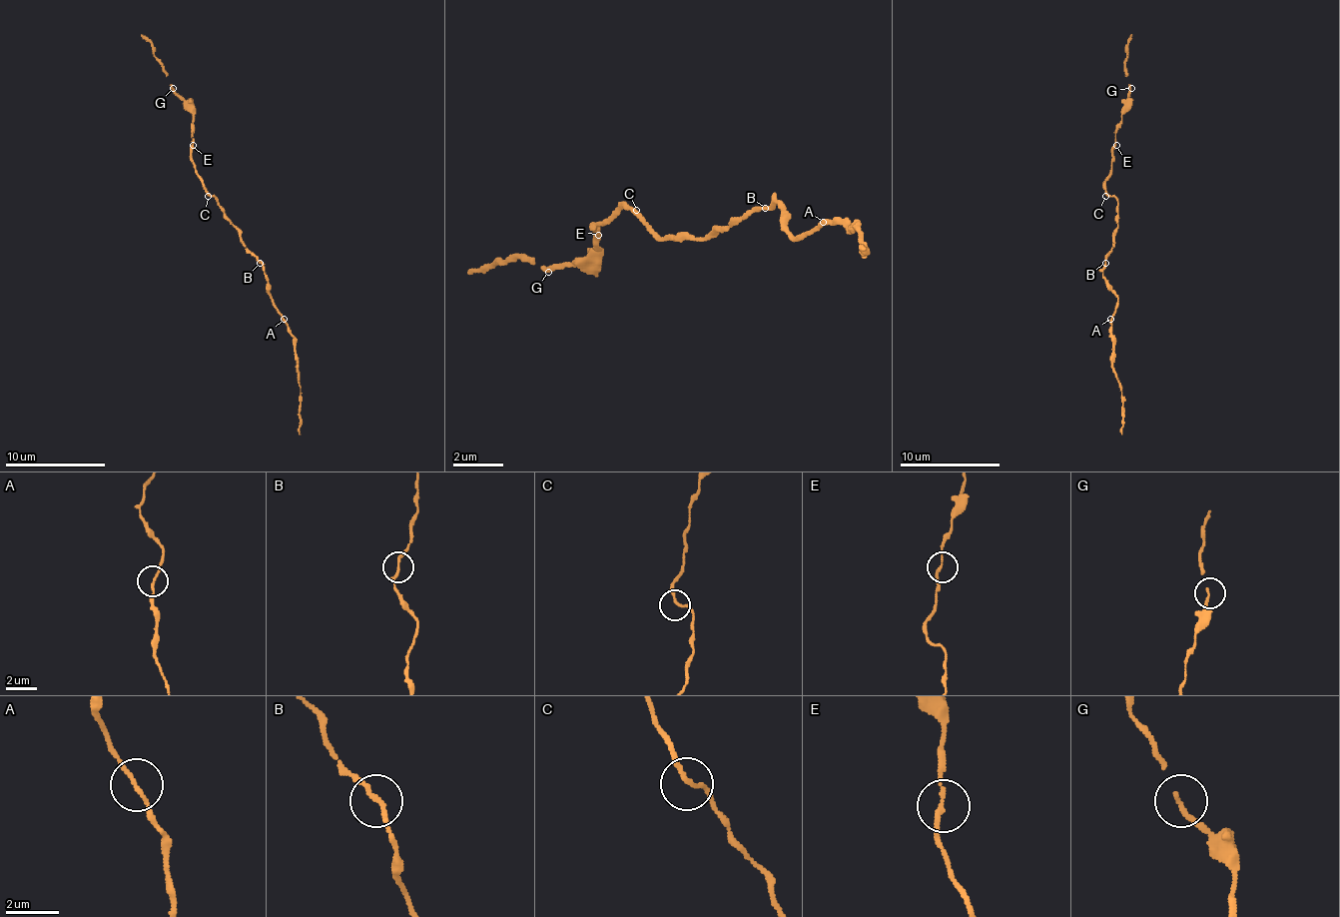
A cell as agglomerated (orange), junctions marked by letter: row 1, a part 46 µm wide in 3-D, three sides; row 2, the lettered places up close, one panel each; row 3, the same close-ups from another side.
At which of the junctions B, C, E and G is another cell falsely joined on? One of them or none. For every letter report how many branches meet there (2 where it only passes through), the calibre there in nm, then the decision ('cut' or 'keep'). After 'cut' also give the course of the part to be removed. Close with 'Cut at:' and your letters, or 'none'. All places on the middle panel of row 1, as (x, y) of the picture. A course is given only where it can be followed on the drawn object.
B: branches 2; calibre 160 nm; keep
C: branches 2; calibre 160 nm; keep
E: branches 2; calibre 150 nm; keep
G: branches 2; calibre 140 nm; keep
Cut at: none

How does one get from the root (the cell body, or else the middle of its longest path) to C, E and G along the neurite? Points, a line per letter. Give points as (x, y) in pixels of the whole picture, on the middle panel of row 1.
C: (711, 235), (704, 241), (661, 241), (636, 210)
E: (711, 235), (704, 241), (661, 241), (636, 210), (623, 210), (617, 216), (598, 222), (592, 228), (598, 235)
G: (711, 235), (704, 241), (661, 241), (636, 210), (623, 210), (592, 228), (598, 247), (579, 266), (548, 272)

